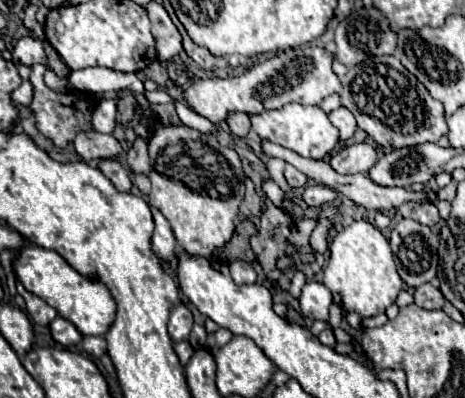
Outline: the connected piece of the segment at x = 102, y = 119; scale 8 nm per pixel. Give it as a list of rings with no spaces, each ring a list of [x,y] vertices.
[[[116,98],[102,100],[94,108],[92,124],[94,124],[96,132],[104,132],[104,134],[112,134],[114,132],[114,126],[116,126]]]

